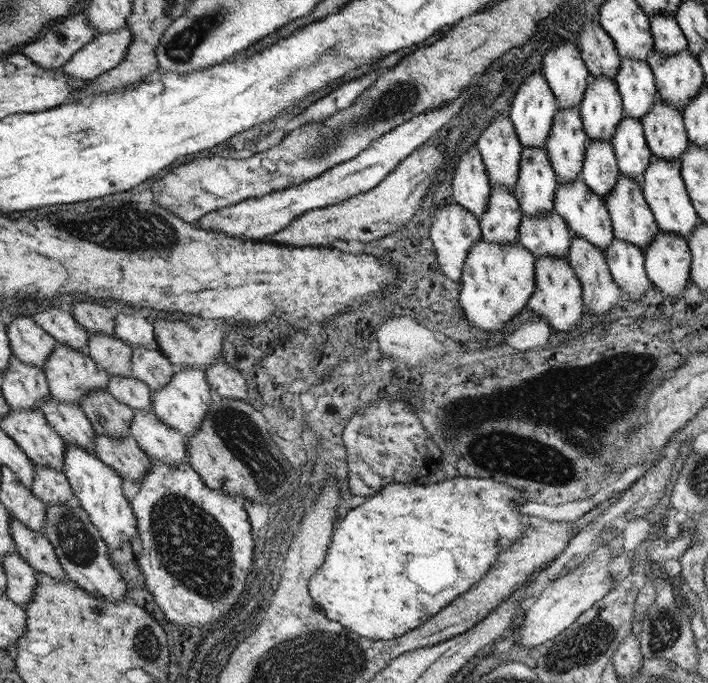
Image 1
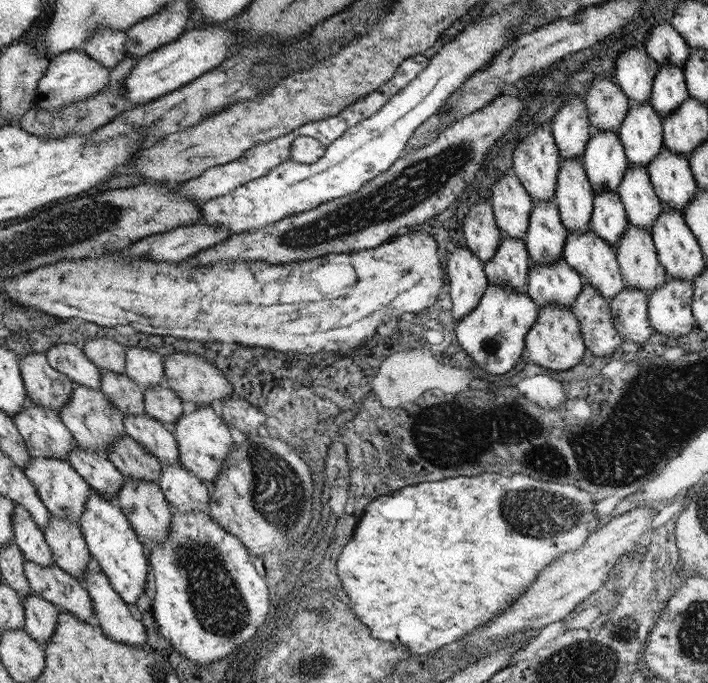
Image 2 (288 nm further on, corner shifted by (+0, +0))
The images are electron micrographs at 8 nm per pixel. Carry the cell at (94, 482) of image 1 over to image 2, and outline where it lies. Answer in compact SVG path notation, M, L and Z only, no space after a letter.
M91 490L91 496L87 498L87 506L79 520L79 528L83 536L87 538L87 548L91 548L95 568L101 570L103 576L109 578L113 590L123 600L127 600L129 606L135 608L137 598L143 594L143 584L147 576L147 560L143 554L143 542L139 540L139 534L135 532L127 516L121 510L113 508L107 498Z

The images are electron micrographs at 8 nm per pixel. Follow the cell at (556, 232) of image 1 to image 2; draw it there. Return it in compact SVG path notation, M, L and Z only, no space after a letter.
M563 258L543 264L531 262L525 292L537 304L537 308L547 304L571 308L575 298L583 292L583 278Z

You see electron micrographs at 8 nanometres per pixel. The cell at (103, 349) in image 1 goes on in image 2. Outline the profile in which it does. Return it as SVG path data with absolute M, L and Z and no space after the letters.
M99 370L101 372L101 392L107 400L121 410L123 416L127 414L145 414L145 398L141 388L127 378L125 374L113 370Z

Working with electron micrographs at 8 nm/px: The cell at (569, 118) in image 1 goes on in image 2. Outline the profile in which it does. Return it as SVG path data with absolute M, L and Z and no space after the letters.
M581 156L565 158L559 166L555 204L567 232L589 232L595 194L587 178Z

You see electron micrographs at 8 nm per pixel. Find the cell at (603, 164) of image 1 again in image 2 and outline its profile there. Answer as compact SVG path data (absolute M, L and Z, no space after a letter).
M593 190L593 194L595 204L589 230L601 236L605 242L609 242L609 246L615 250L615 246L619 246L619 240L627 230L625 208L619 196L613 194L613 190Z

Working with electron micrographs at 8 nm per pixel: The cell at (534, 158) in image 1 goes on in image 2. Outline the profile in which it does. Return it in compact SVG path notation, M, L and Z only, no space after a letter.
M555 200L533 202L529 230L523 238L531 262L555 262L563 258L567 228L561 222Z

